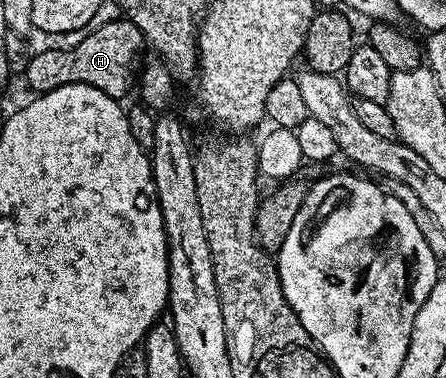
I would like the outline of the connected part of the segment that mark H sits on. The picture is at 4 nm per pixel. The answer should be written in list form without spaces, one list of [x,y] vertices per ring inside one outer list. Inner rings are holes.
[[[118,16],[92,32],[81,44],[70,48],[56,46],[42,50],[34,56],[32,54],[27,59],[24,75],[29,86],[38,94],[62,85],[84,84],[92,85],[120,100],[128,90],[136,52],[143,50],[144,45],[144,35],[138,26],[127,20],[127,17]]]

